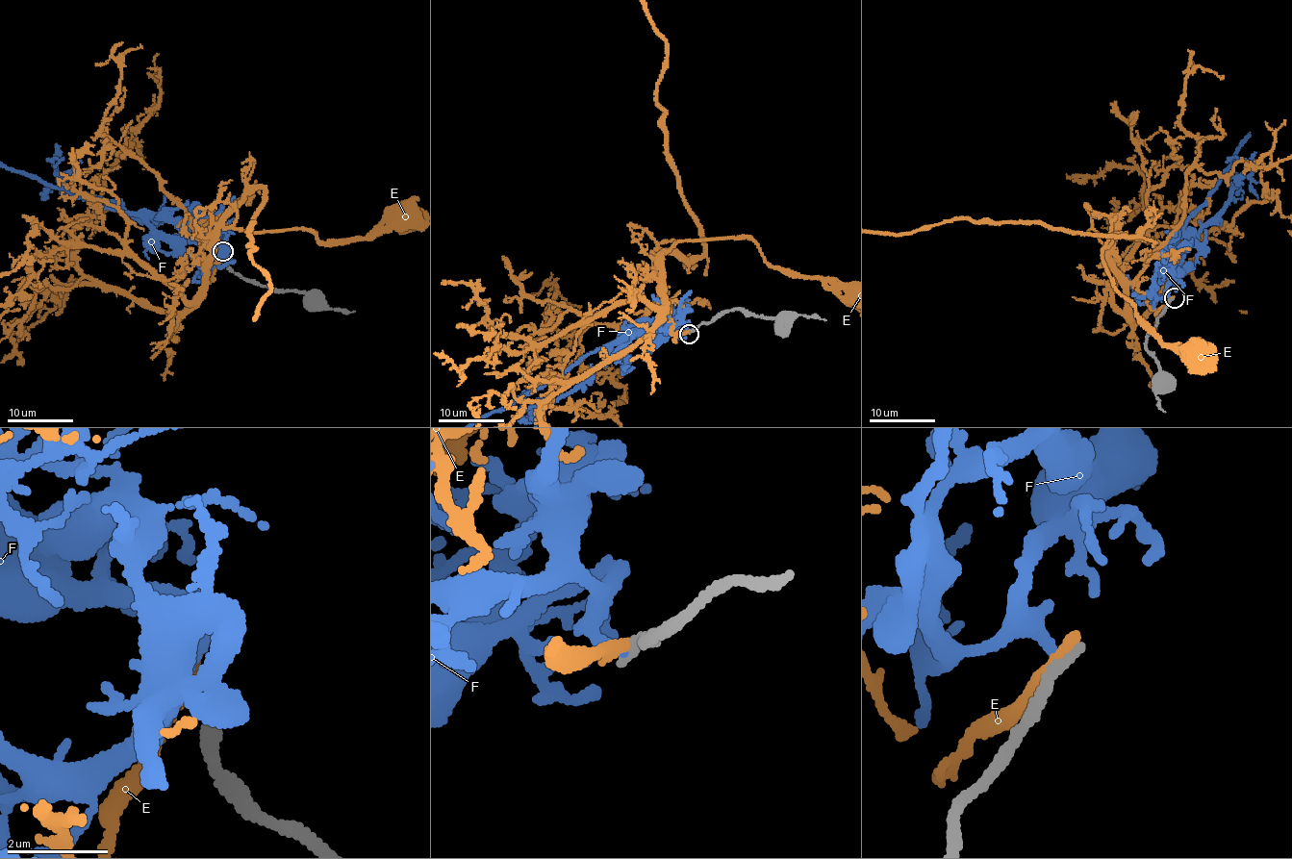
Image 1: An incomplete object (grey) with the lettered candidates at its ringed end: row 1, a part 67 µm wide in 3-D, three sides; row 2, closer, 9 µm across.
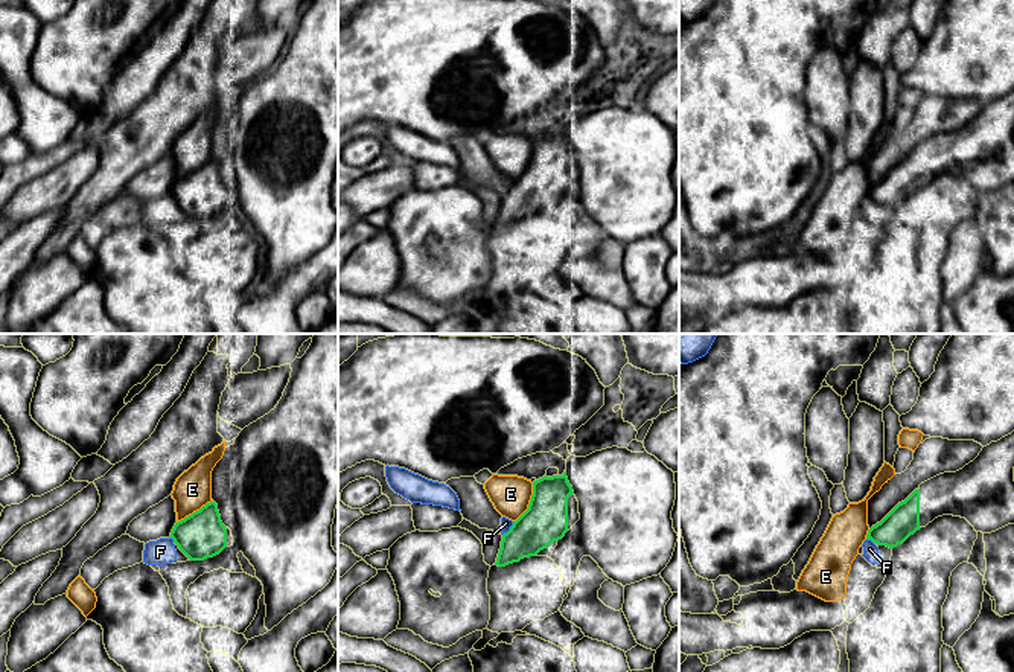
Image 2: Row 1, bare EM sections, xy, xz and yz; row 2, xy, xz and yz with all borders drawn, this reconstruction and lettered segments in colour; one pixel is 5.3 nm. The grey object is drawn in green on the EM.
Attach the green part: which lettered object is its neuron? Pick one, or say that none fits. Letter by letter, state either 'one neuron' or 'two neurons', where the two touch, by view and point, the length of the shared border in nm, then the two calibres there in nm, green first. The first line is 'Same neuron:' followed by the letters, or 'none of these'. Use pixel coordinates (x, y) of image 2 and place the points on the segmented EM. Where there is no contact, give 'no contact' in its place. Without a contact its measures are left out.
Same neuron: none of these
E: two neurons; contact xz (530, 503); length 240 nm; calibres 240 and 200 nm
F: two neurons; contact xz (510, 529); length 100 nm; calibres 240 and 60 nm

